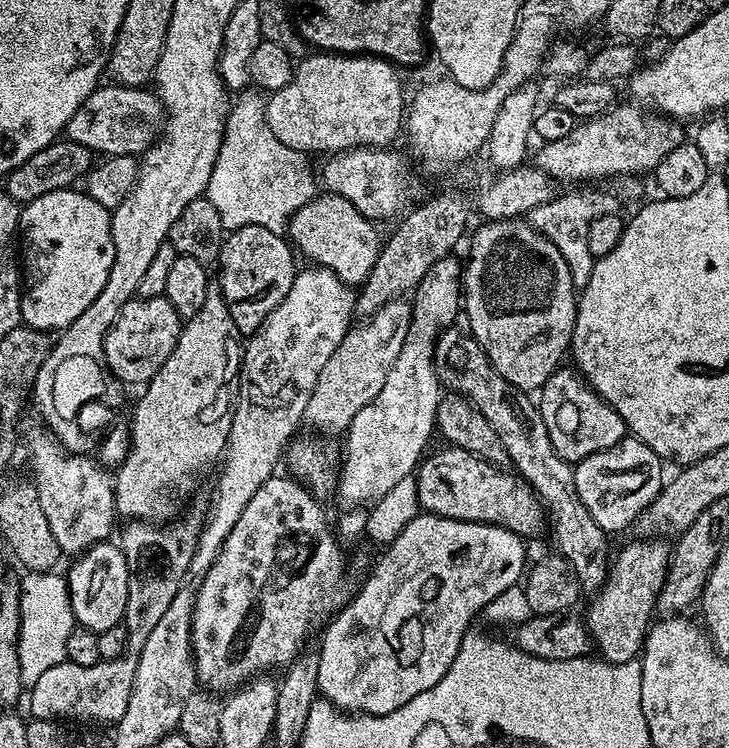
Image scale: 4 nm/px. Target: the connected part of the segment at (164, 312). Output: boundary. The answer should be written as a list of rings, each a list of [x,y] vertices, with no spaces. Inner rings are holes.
[[[165,296],[154,298],[134,298],[118,310],[118,318],[110,326],[110,330],[104,339],[104,353],[108,369],[116,375],[121,385],[140,384],[147,385],[149,380],[158,374],[162,362],[170,358],[170,350],[180,337],[182,321],[178,310]]]

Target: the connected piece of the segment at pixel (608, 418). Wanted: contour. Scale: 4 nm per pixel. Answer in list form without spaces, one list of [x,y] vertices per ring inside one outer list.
[[[572,366],[557,368],[554,375],[539,389],[538,407],[542,414],[542,422],[546,422],[546,431],[550,434],[550,442],[554,442],[554,450],[563,460],[575,462],[590,454],[598,454],[598,450],[606,450],[620,440],[625,439],[624,419],[607,404],[588,384],[588,381]]]

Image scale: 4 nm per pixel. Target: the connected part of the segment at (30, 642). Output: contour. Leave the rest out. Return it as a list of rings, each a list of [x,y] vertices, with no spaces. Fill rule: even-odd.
[[[59,571],[28,572],[24,581],[19,581],[20,590],[20,641],[18,642],[18,662],[20,663],[20,683],[31,686],[50,670],[66,660],[66,638],[70,630],[77,627],[70,606],[68,581]]]

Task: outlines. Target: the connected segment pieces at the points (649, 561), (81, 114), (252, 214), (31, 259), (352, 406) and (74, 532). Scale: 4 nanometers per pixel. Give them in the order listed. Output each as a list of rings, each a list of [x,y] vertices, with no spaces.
[[[634,538],[633,541],[620,553],[615,553],[611,561],[608,581],[600,588],[600,591],[591,597],[592,605],[586,613],[587,629],[594,641],[594,648],[603,659],[612,664],[621,664],[637,659],[644,647],[644,638],[648,635],[649,628],[654,623],[654,615],[657,611],[656,603],[660,597],[660,591],[664,585],[664,579],[668,573],[668,561],[670,559],[670,544],[664,538]]]
[[[115,82],[106,84],[95,88],[90,98],[86,98],[86,102],[74,110],[66,129],[67,139],[86,146],[93,154],[139,157],[156,143],[164,127],[164,103],[155,91],[144,86],[128,88]]]
[[[244,90],[237,95],[237,98],[237,102],[235,99],[233,105],[229,107],[224,140],[204,196],[218,211],[227,231],[246,225],[258,225],[282,234],[287,229],[291,216],[318,194],[312,170],[308,167],[309,159],[305,153],[291,150],[274,136],[268,124],[264,122],[266,102],[259,91]]]
[[[75,187],[59,188],[50,194],[42,194],[42,198],[34,198],[29,204],[23,205],[20,213],[19,231],[22,233],[22,244],[24,240],[24,256],[22,252],[22,280],[26,287],[23,289],[20,298],[20,318],[27,327],[34,330],[42,330],[49,334],[59,334],[70,326],[70,322],[74,322],[74,318],[78,318],[78,314],[82,314],[82,310],[86,310],[86,306],[90,306],[90,302],[94,302],[94,298],[98,298],[98,293],[102,291],[102,286],[106,286],[106,278],[110,278],[110,266],[114,266],[114,238],[112,237],[112,213],[109,209],[103,208],[98,202],[94,202],[94,198],[90,198],[87,191],[80,190],[76,192]]]
[[[397,298],[386,302],[371,317],[349,328],[338,350],[330,354],[326,366],[322,366],[318,374],[318,386],[314,386],[314,394],[310,394],[304,420],[324,432],[347,433],[355,415],[377,398],[379,390],[385,385],[386,374],[406,341],[411,316],[411,303],[407,299]]]
[[[39,431],[28,440],[38,502],[42,502],[46,523],[50,525],[61,553],[68,555],[69,552],[69,557],[76,558],[111,537],[108,535],[112,532],[112,523],[118,520],[114,480],[91,455],[68,452],[51,432]]]

